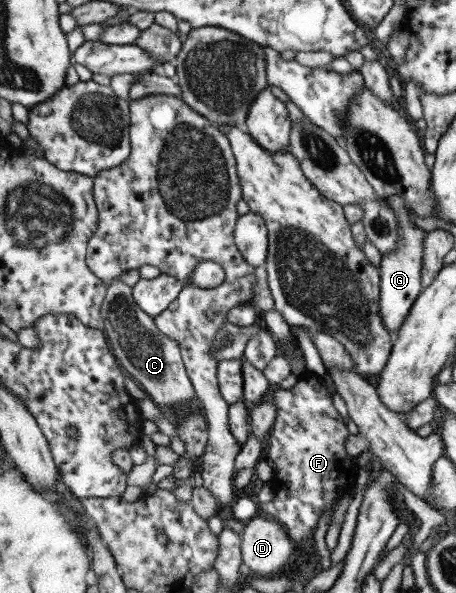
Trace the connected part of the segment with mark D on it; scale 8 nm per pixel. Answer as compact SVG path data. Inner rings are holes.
M257 513L256 517L244 522L245 528L240 534L240 558L247 565L252 575L259 577L271 577L283 571L285 561L289 559L294 545L291 545L290 537L284 530L284 527L268 518L263 513Z

